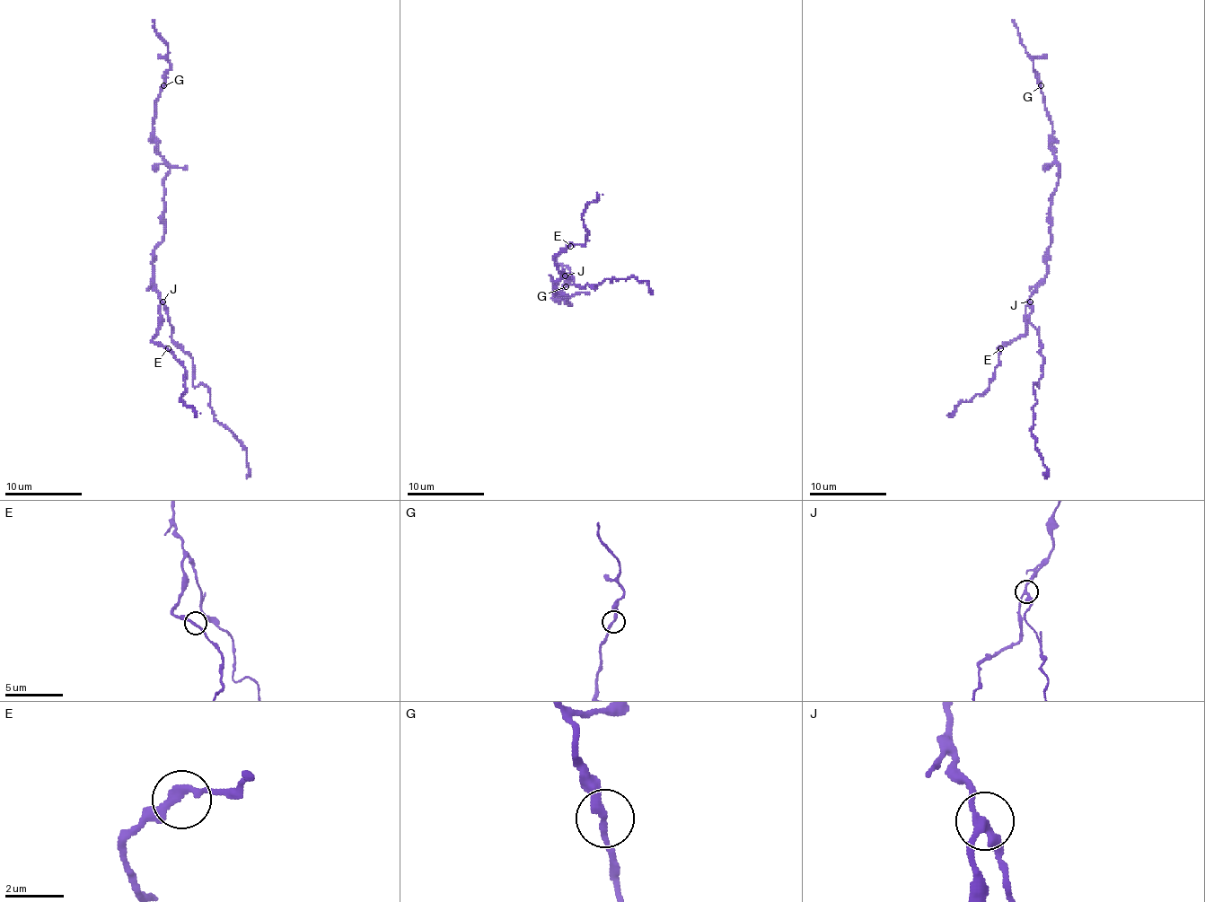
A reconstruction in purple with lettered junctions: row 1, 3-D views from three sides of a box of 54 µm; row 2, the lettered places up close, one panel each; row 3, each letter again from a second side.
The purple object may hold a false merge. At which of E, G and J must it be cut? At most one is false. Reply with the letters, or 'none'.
J

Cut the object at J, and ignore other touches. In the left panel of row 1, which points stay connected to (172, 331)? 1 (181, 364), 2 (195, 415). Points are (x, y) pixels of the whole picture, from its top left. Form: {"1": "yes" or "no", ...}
{"1": "no", "2": "no"}

